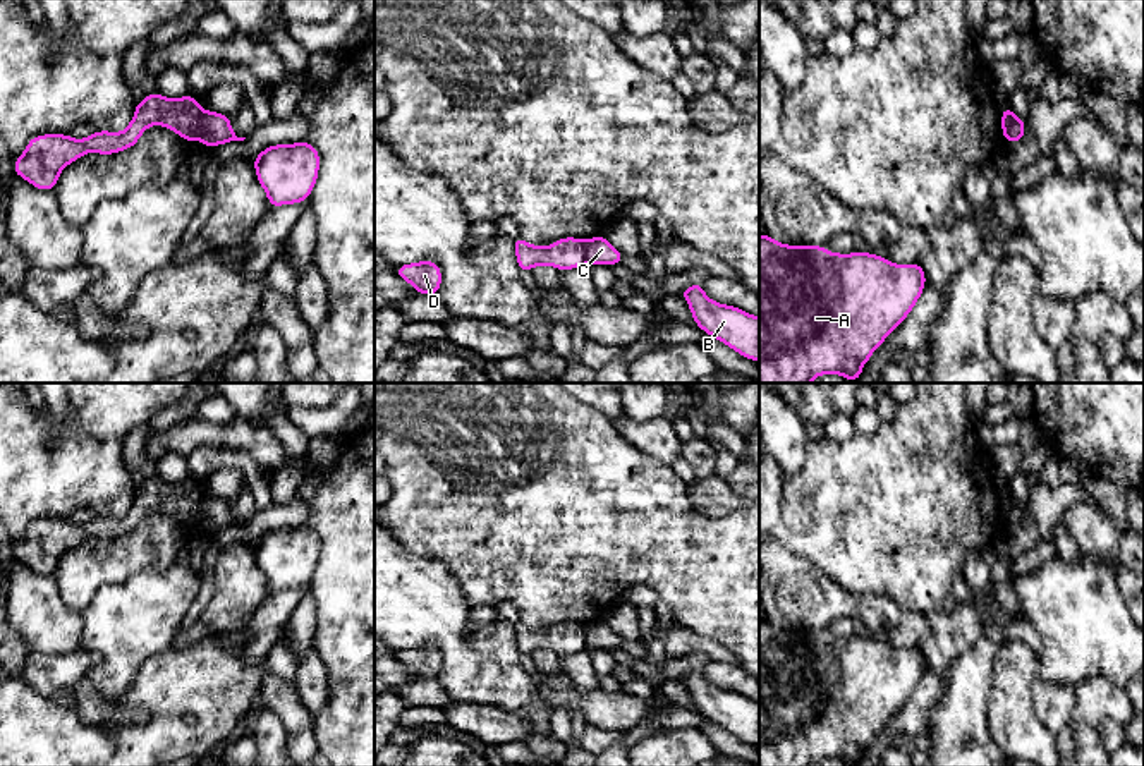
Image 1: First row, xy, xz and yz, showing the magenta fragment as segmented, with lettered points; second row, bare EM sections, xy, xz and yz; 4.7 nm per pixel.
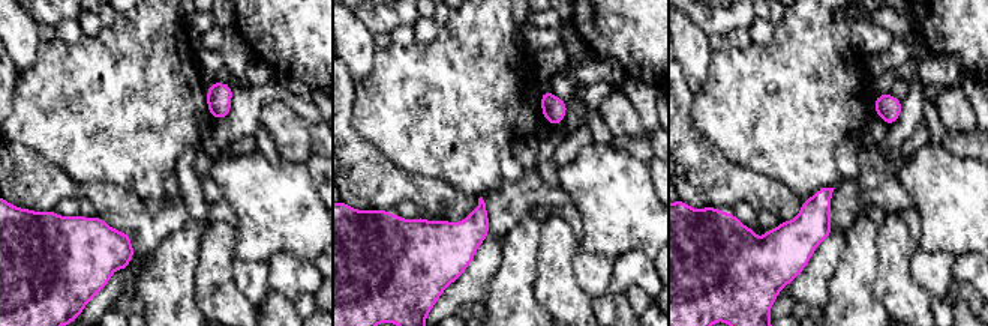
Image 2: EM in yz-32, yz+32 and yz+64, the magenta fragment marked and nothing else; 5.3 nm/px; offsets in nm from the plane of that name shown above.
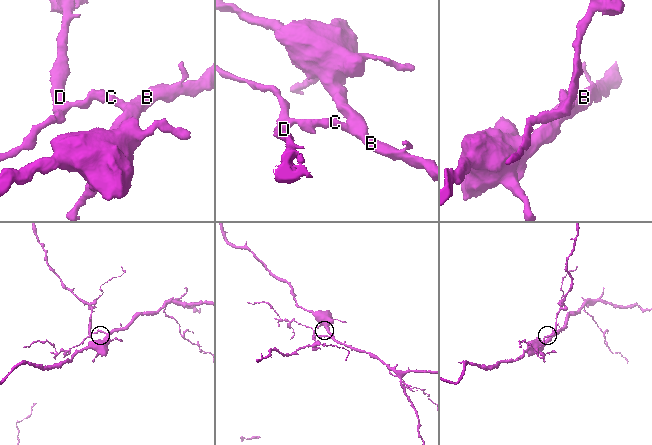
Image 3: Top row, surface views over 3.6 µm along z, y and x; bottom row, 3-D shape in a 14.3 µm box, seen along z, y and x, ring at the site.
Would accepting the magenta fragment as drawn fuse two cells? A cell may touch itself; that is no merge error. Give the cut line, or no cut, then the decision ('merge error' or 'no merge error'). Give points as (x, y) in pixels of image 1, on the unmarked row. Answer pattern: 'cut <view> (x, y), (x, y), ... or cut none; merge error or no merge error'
cut xy (203, 497), (196, 522); merge error

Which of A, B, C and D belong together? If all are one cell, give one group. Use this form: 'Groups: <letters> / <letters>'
Groups: A B C / D

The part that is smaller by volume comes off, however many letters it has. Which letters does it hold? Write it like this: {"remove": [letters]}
{"remove": ["D"]}

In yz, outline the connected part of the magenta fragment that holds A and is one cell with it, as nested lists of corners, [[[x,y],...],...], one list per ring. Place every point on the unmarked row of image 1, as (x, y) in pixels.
[[[759,620],[759,766],[811,766],[840,759],[859,766],[862,751],[900,711],[926,672],[917,647],[895,649],[873,637],[840,639],[825,630],[780,629]]]

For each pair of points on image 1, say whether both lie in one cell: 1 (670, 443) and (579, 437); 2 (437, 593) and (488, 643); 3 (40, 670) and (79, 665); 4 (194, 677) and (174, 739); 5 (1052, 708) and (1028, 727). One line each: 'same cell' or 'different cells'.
1: different cells
2: same cell
3: same cell
4: same cell
5: different cells

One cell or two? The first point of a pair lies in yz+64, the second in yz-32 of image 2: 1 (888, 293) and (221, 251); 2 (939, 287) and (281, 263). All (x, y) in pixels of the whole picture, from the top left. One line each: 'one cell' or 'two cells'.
1: one cell
2: two cells

